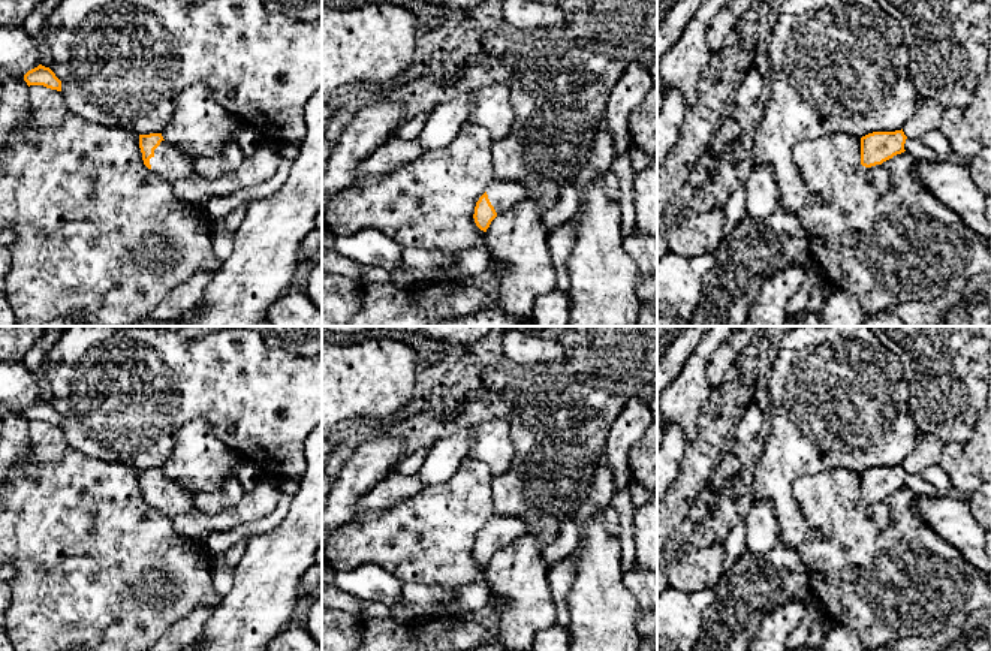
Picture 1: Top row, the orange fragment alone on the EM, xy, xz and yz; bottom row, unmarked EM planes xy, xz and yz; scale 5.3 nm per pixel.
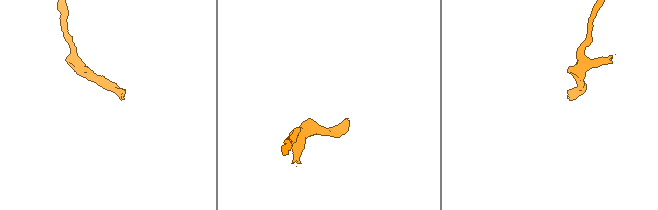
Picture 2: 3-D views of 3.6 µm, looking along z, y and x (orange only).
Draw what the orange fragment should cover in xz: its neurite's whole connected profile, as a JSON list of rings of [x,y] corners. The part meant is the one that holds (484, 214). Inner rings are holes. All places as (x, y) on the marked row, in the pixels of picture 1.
[[[494,180],[475,207],[475,223],[487,232],[491,221],[518,202],[530,198],[530,192],[519,183]]]

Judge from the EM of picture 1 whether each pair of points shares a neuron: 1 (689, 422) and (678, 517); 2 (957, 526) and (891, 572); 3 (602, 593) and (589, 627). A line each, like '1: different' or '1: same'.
1: different
2: different
3: same

